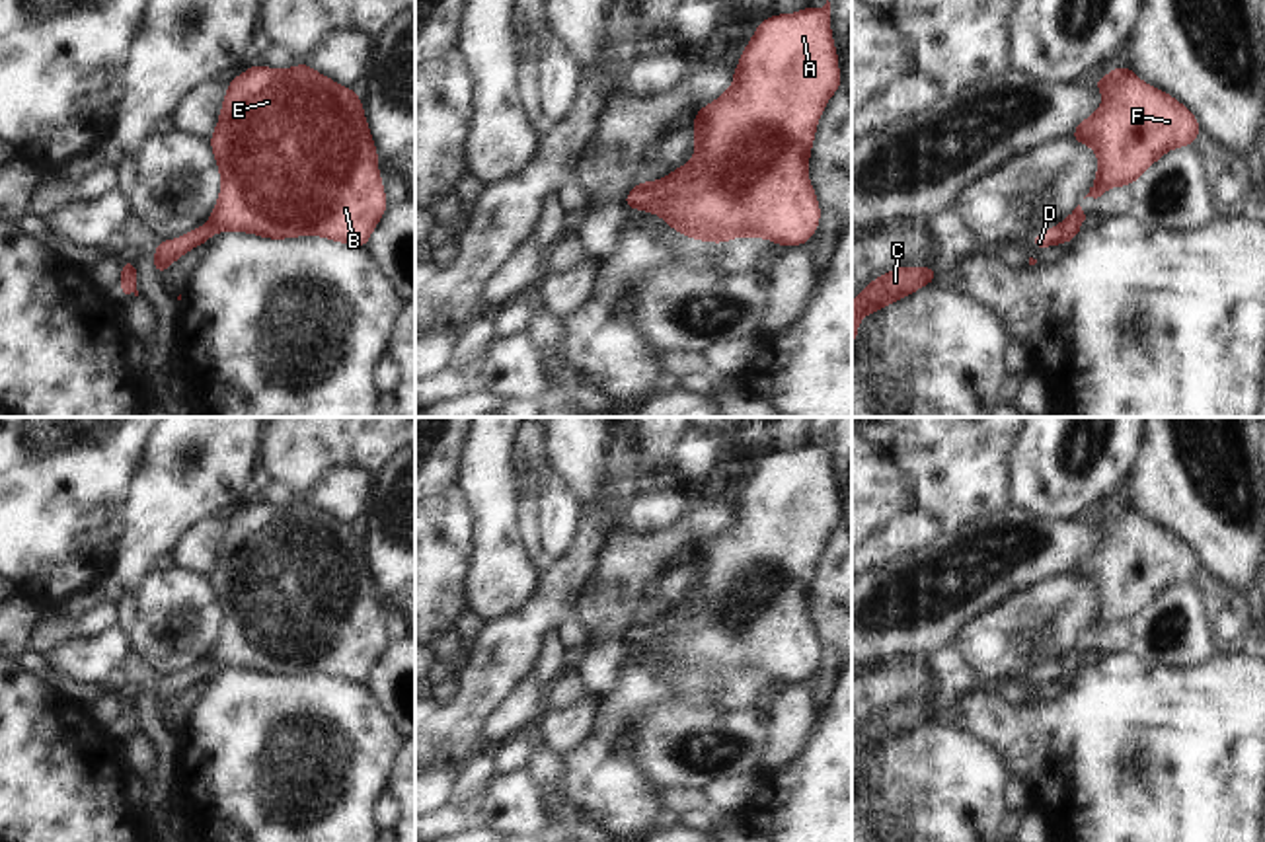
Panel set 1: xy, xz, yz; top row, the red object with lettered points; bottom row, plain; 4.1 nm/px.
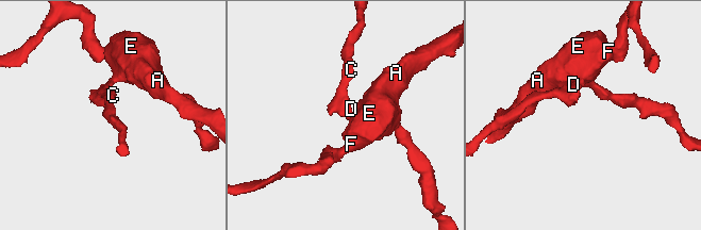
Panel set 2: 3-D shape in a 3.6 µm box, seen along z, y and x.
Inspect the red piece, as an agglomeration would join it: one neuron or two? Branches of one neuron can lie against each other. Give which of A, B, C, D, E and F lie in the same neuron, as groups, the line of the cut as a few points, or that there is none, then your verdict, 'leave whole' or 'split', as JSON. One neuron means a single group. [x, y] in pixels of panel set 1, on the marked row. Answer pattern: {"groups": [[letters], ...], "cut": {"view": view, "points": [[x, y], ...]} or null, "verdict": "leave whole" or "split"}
{"groups": [["A", "B", "E", "F"], ["C", "D"]], "cut": {"view": "yz", "points": [[1055, 227], [1065, 242]]}, "verdict": "split"}

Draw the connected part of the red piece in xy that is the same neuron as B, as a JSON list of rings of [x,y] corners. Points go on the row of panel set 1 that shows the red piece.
[[[300,60],[300,64],[294,68],[283,68],[283,70],[267,68],[255,62],[246,72],[238,74],[230,84],[226,84],[226,96],[220,107],[220,117],[214,133],[209,138],[209,144],[214,152],[214,160],[222,179],[220,195],[212,209],[212,214],[209,222],[201,226],[209,236],[216,232],[248,232],[248,234],[263,236],[267,240],[322,236],[339,244],[349,244],[353,248],[366,248],[372,230],[376,228],[378,220],[384,216],[388,209],[382,177],[378,172],[378,152],[363,111],[363,101],[359,97],[359,92],[333,82],[322,72],[316,72],[306,64],[306,60]]]

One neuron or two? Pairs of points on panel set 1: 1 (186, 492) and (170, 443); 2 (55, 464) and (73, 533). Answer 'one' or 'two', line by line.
1: one
2: one

